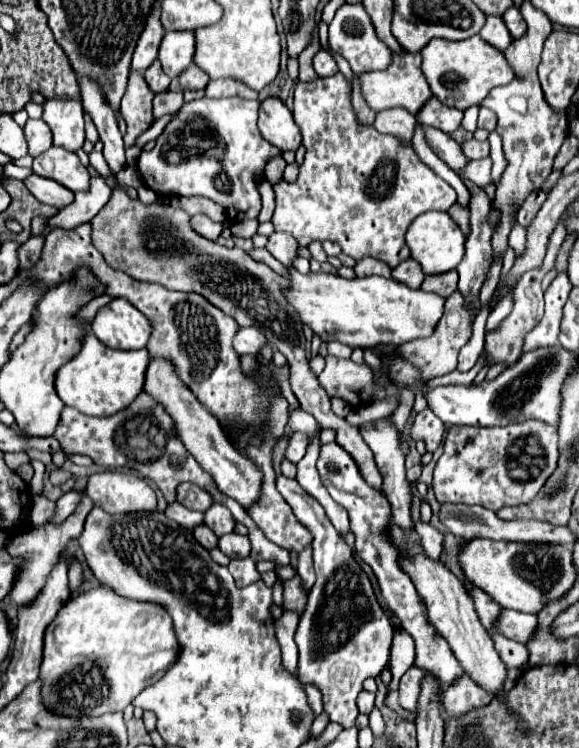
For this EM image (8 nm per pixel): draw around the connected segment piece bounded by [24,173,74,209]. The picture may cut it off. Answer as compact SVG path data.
M30 175L24 179L24 185L28 187L28 191L44 205L52 205L56 209L62 209L66 205L70 205L70 201L74 201L74 193L68 191L66 187L62 187L60 183L52 181L52 179L44 179L40 175Z

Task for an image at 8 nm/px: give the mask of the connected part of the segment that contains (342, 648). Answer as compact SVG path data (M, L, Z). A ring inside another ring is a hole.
M282 475L276 479L276 489L292 507L298 521L314 535L312 547L318 579L308 593L306 609L296 629L296 645L300 651L298 679L302 685L320 689L324 711L332 723L340 723L344 729L350 729L356 725L356 697L362 691L362 681L376 677L388 665L394 629L388 621L388 613L374 595L368 575L358 565L344 537L334 529L334 525L330 525L330 519L318 501L314 501L294 479ZM312 645L330 645L332 651L312 655ZM362 645L378 645L378 651L366 649Z

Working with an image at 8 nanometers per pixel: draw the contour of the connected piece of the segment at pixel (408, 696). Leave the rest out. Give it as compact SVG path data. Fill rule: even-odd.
M412 665L400 683L400 707L410 711L410 713L418 713L418 695L420 695L420 681L426 677L426 669L420 669L416 665Z

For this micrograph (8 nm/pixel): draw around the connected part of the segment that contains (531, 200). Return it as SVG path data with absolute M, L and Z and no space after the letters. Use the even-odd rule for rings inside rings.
M542 189L534 191L534 193L524 201L524 205L522 205L520 213L518 213L518 223L522 223L524 227L530 225L530 223L532 223L532 217L536 217L536 213L538 213L538 209L542 207L542 203L546 201L546 197L547 195Z

